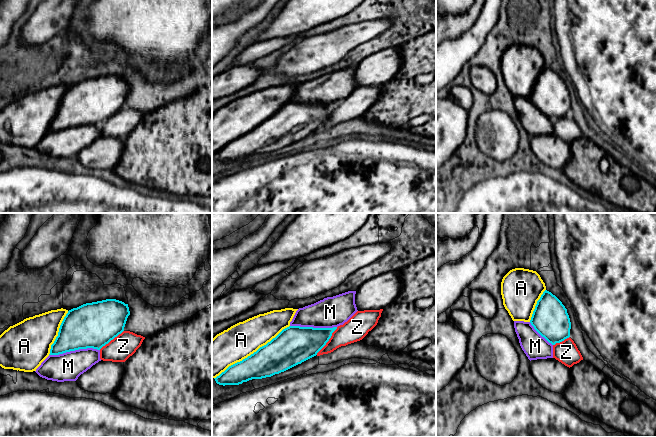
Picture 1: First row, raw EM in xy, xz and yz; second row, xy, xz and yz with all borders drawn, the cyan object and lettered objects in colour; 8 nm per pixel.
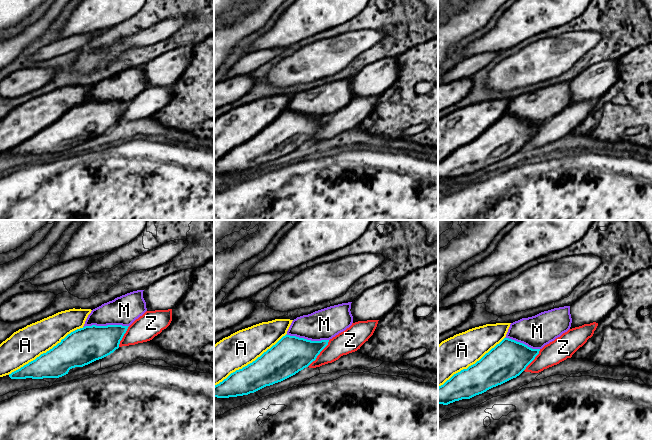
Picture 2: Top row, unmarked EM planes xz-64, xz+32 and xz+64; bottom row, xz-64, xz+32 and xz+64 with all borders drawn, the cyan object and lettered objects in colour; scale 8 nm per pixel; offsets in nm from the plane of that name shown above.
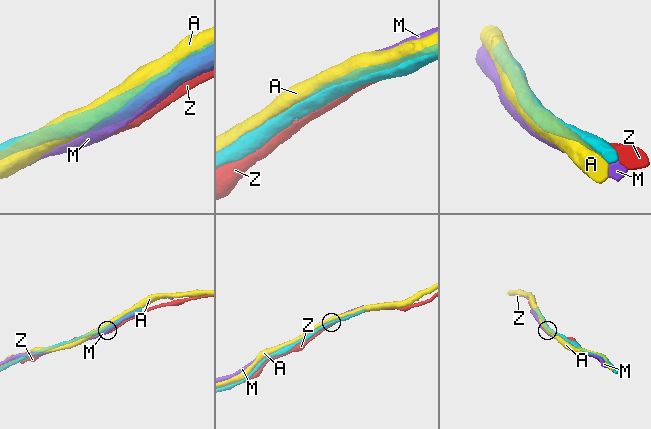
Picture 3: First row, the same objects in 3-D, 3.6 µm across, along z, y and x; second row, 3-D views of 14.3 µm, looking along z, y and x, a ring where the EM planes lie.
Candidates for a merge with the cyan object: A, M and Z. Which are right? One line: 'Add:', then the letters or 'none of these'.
Add: none of these

